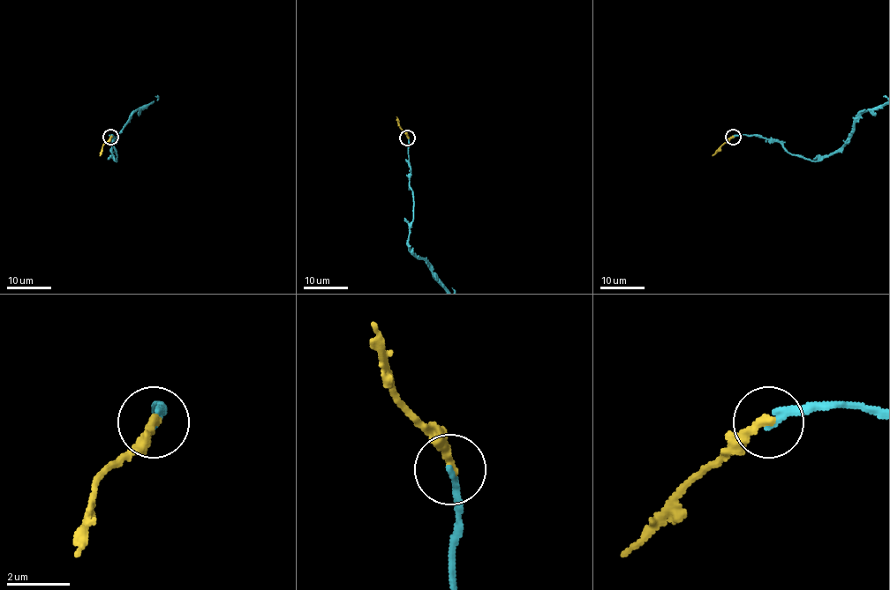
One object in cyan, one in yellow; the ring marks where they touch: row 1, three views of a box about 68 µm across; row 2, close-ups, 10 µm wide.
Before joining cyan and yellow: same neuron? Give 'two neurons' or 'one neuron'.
one neuron

